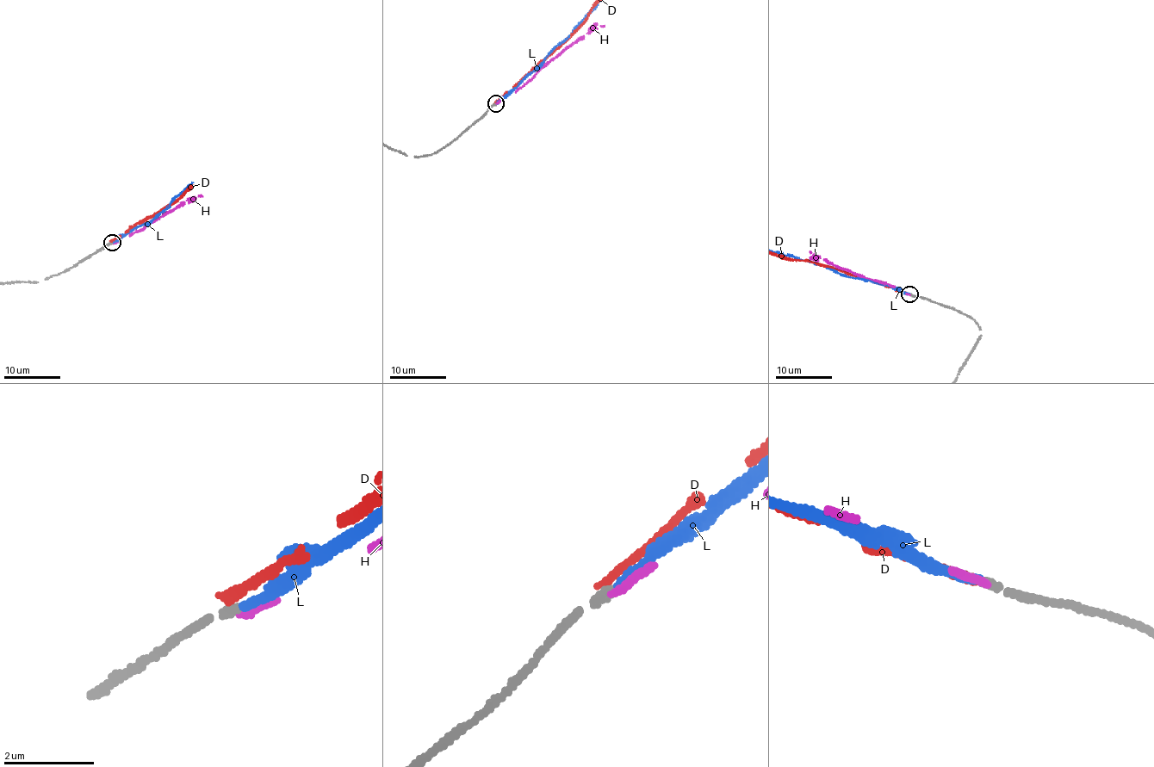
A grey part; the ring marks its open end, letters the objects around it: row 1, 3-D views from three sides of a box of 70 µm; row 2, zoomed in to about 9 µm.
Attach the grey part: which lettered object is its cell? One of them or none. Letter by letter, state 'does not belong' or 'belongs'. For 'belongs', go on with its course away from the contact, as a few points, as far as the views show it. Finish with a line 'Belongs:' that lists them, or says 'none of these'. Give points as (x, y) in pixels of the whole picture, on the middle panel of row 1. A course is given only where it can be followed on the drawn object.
D: does not belong
H: does not belong
L: belongs
Belongs: L

